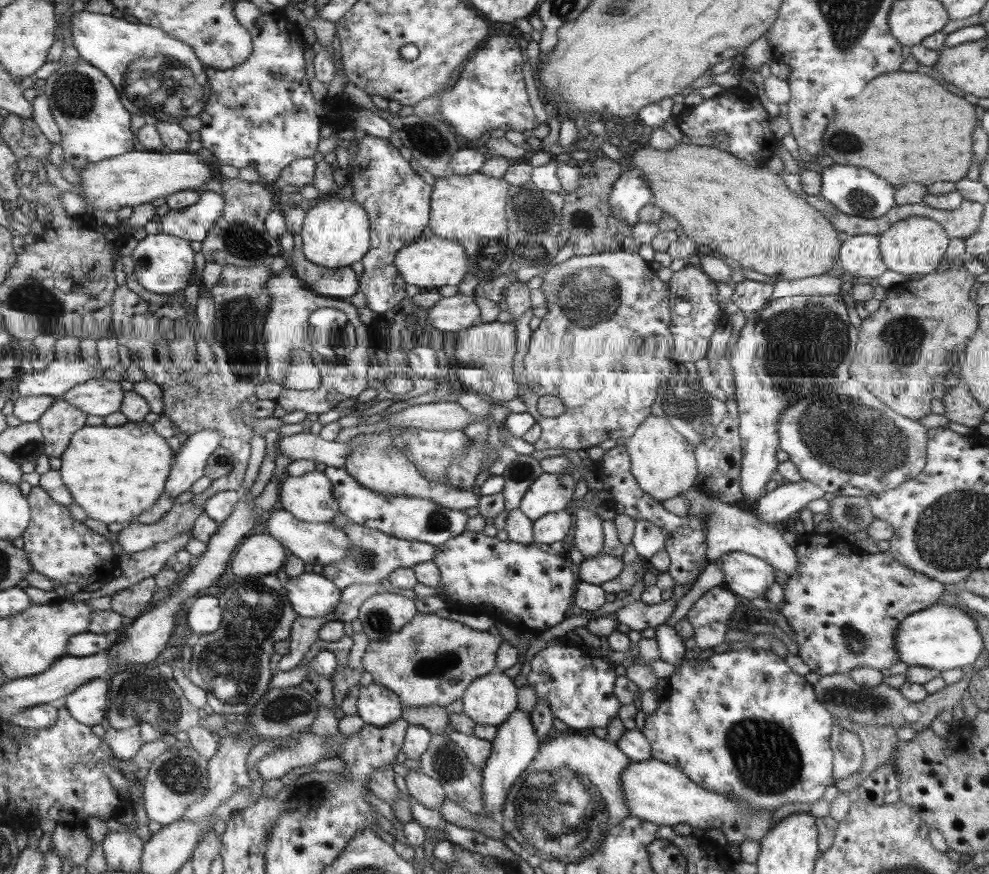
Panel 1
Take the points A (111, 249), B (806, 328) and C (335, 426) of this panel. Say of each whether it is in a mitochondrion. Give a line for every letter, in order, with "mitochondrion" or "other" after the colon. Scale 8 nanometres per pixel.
A: other
B: mitochondrion
C: other

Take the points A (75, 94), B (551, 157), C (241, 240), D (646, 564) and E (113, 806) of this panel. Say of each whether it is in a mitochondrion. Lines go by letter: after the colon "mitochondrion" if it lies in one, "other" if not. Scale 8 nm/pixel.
A: mitochondrion
B: other
C: mitochondrion
D: other
E: other

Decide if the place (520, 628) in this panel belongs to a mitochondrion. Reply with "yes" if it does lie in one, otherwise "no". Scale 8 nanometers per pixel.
no

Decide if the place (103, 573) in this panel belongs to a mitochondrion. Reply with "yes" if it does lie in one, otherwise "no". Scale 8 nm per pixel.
no

